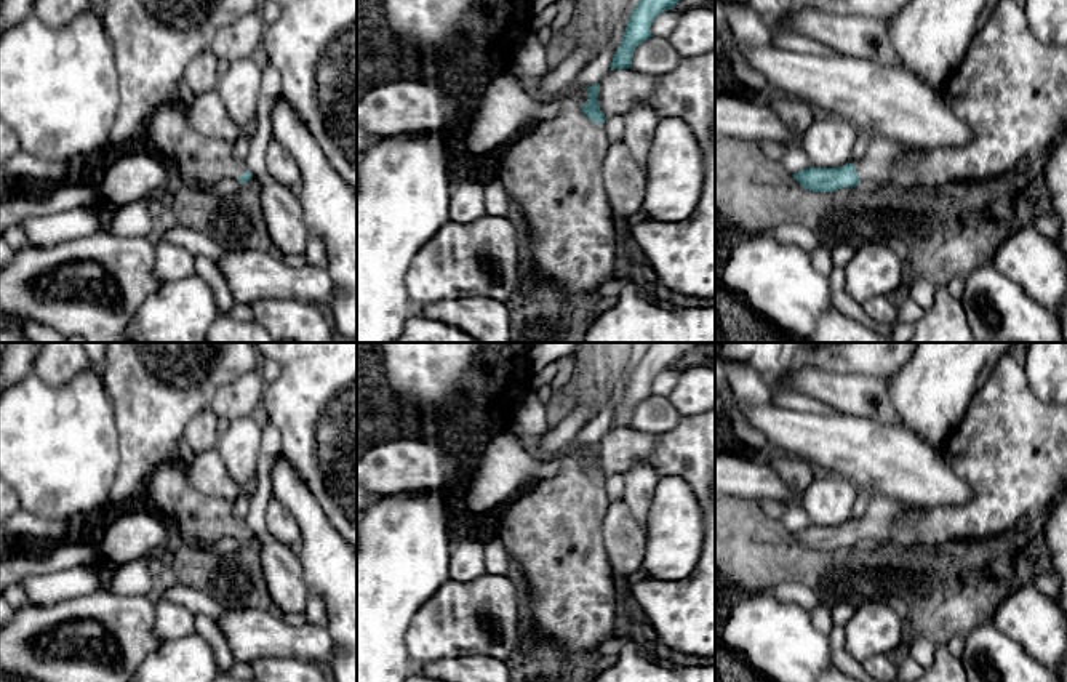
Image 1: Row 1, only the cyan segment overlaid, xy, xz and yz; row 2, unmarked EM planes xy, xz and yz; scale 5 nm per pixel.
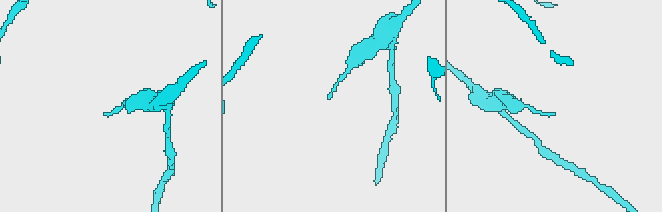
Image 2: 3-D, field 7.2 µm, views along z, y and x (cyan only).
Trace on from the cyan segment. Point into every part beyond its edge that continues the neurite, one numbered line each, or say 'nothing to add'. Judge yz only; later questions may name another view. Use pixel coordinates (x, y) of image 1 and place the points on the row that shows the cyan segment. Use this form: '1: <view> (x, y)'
1: yz (1011, 90)

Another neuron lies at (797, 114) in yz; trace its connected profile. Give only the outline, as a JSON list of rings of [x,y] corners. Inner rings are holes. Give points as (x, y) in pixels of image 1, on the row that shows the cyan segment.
[[[773,93],[769,106],[774,109],[779,118],[797,133],[793,146],[800,146],[801,138],[817,114],[816,109],[798,98],[782,93]]]

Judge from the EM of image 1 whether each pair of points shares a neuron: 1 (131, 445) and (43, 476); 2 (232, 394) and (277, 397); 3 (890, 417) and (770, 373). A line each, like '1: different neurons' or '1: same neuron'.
1: different neurons
2: different neurons
3: different neurons

